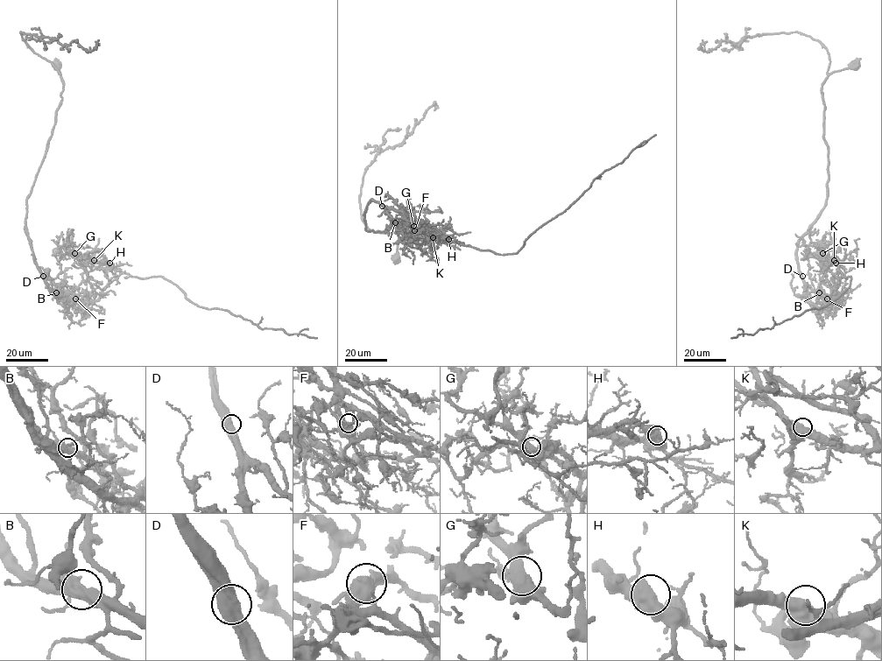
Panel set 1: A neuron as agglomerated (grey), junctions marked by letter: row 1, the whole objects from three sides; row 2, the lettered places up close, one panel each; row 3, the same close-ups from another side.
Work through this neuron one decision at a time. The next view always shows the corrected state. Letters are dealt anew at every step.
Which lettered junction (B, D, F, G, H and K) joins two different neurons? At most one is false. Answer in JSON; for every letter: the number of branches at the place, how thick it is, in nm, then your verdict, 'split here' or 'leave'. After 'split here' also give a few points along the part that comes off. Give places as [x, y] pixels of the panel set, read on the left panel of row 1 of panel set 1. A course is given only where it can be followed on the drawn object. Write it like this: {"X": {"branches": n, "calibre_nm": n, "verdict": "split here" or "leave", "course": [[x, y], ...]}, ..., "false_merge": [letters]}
{"B": {"branches": 2, "calibre_nm": 600, "verdict": "split here", "course": [[56, 292], [88, 296], [86, 265], [105, 260], [132, 277], [161, 277], [199, 306], [317, 338]]}, "D": {"branches": 2, "calibre_nm": 600, "verdict": "leave"}, "F": {"branches": 2, "calibre_nm": 600, "verdict": "leave"}, "G": {"branches": 2, "calibre_nm": 550, "verdict": "leave"}, "H": {"branches": 2, "calibre_nm": 600, "verdict": "leave"}, "K": {"branches": 2, "calibre_nm": 550, "verdict": "leave"}, "false_merge": ["B"]}

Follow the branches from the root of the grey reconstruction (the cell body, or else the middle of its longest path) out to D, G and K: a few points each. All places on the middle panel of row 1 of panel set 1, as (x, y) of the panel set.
D: (395, 257), (402, 225), (383, 231), (366, 229), (366, 206), (371, 200), (382, 206)
G: (395, 257), (402, 225), (367, 230), (366, 206), (377, 201), (398, 227), (392, 224), (413, 226)
K: (395, 257), (402, 225), (367, 230), (364, 214), (371, 200), (412, 238), (430, 236), (425, 228), (433, 237)

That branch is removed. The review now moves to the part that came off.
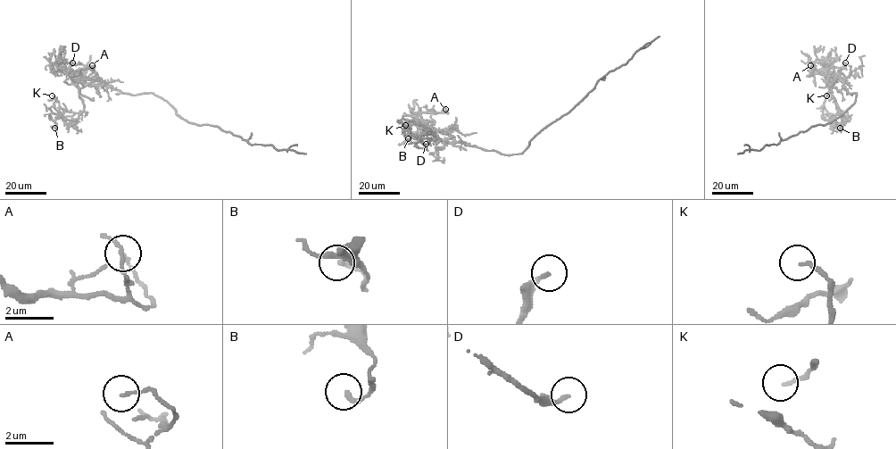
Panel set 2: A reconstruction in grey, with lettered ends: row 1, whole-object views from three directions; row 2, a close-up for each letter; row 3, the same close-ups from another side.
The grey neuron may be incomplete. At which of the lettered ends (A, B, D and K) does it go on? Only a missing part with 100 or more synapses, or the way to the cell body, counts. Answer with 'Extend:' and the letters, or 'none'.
Extend: none

